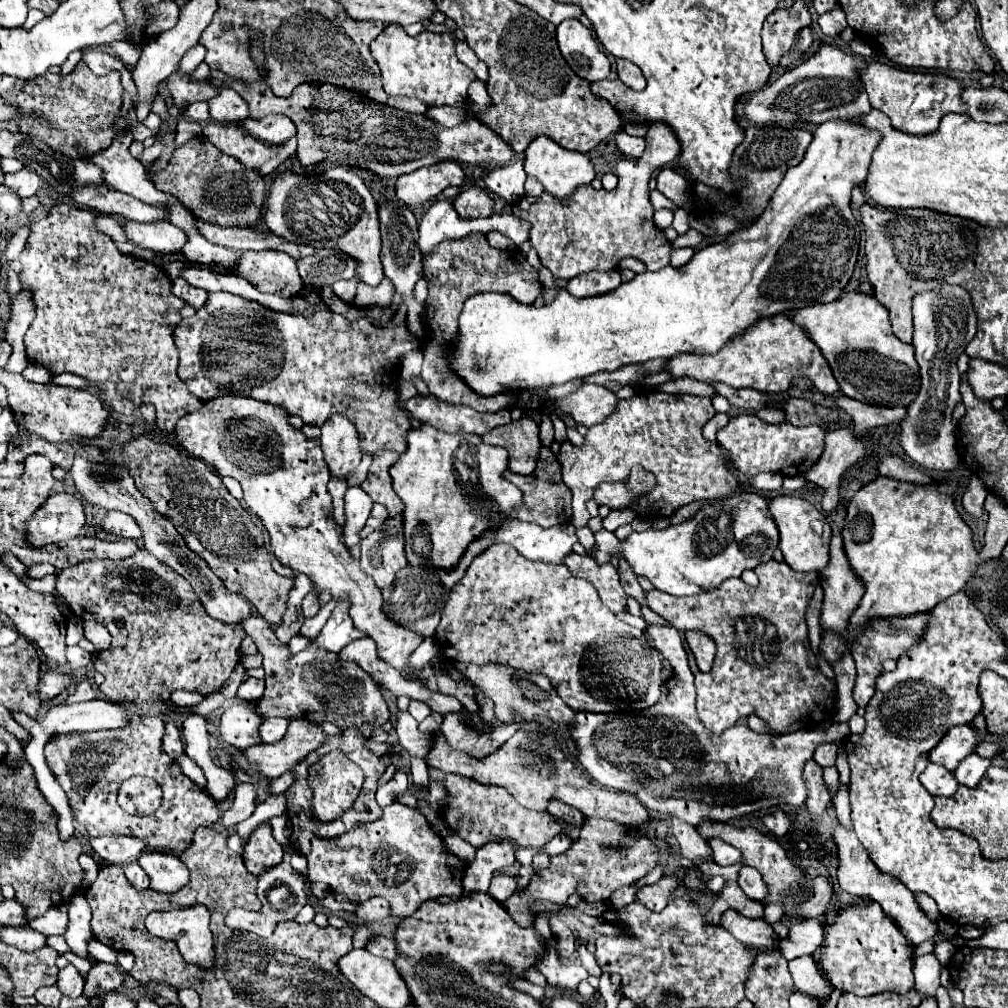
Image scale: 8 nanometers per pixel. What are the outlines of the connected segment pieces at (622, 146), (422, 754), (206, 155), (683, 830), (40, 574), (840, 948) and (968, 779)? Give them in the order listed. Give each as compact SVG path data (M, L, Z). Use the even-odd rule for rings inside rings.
M619 131L615 135L615 143L617 143L617 149L627 157L635 157L637 159L645 151L645 139L643 137L631 137L625 131Z
M395 713L395 733L397 733L397 741L401 743L401 747L411 755L411 757L419 757L419 759L427 759L427 751L431 751L431 737L419 731L419 723L409 715L409 713Z
M193 137L173 151L167 167L149 173L149 179L157 189L179 197L205 223L219 227L257 227L263 219L265 177L255 169L247 169L239 159L217 151L205 137Z
M671 817L671 831L673 831L673 837L679 843L679 849L681 849L683 857L687 857L691 861L699 861L699 863L713 859L711 847L701 843L703 837L699 837L699 833L695 831L693 825L683 823L677 817Z
M36 563L31 567L26 567L30 577L40 579L55 573L55 568L49 563Z
M871 901L865 907L849 907L845 911L839 911L839 915L831 921L827 921L825 927L825 951L821 955L821 965L833 983L833 987L843 989L845 993L855 993L855 995L875 995L883 991L895 991L895 993L905 993L915 987L915 977L913 977L913 945L897 931L897 927L883 915L879 903Z
M971 753L959 763L959 767L955 769L955 777L961 785L975 787L979 783L979 779L983 777L983 773L989 769L989 765L991 765L989 759L983 759L983 757Z

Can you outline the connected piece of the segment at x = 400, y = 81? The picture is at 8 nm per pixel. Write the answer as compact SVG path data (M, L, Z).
M389 25L371 43L371 55L381 69L383 89L389 95L419 97L429 105L467 105L467 87L475 79L475 73L455 57L453 33L429 33L423 31L417 37L409 37L403 27Z

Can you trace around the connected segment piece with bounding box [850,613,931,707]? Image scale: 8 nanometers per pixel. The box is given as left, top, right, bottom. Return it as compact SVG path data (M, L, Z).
M915 613L905 617L889 617L889 619L873 619L869 625L865 625L863 633L853 639L851 654L857 665L857 679L853 687L853 699L859 707L867 707L873 691L875 691L875 679L883 673L883 661L885 659L897 659L903 653L907 653L915 643L919 643L927 631L929 613Z

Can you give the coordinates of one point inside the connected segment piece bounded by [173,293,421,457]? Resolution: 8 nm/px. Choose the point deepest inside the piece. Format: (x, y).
(313, 367)

